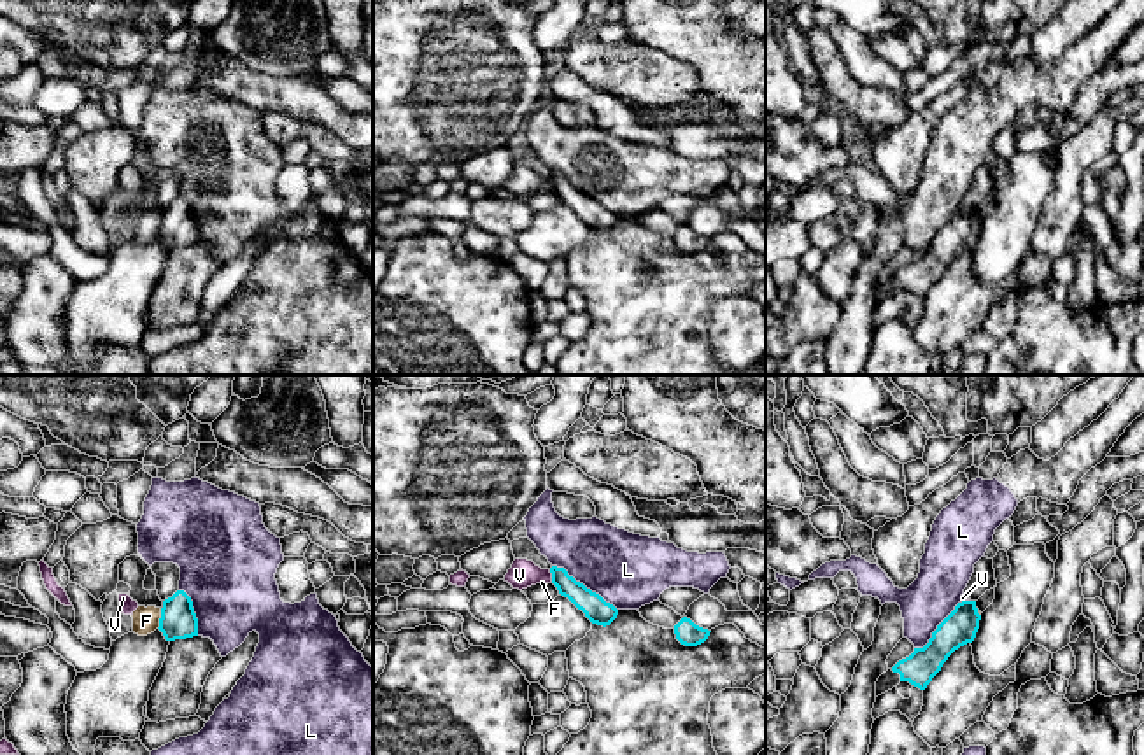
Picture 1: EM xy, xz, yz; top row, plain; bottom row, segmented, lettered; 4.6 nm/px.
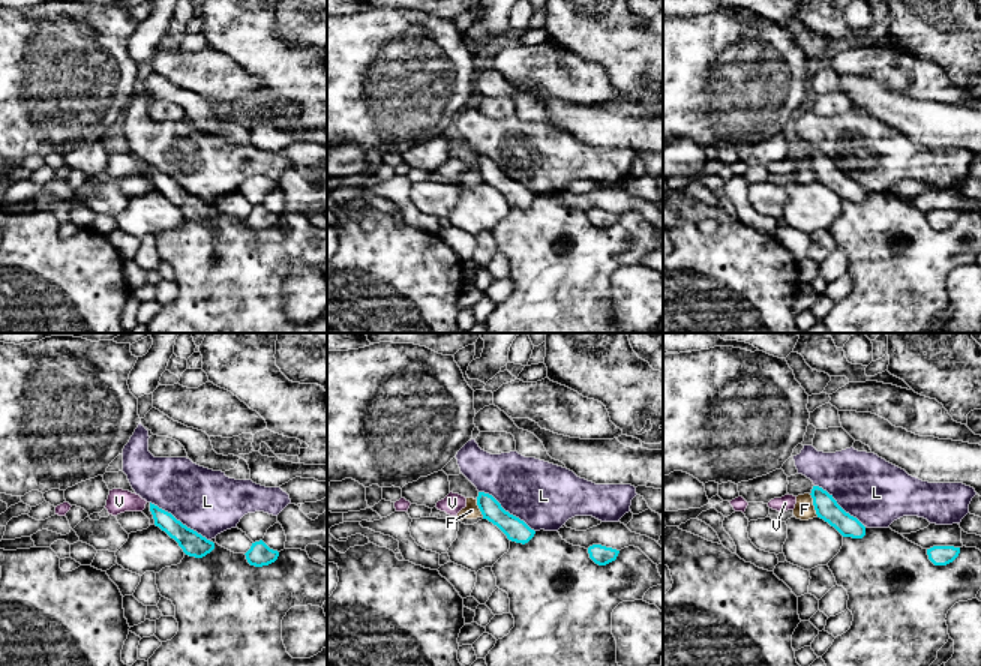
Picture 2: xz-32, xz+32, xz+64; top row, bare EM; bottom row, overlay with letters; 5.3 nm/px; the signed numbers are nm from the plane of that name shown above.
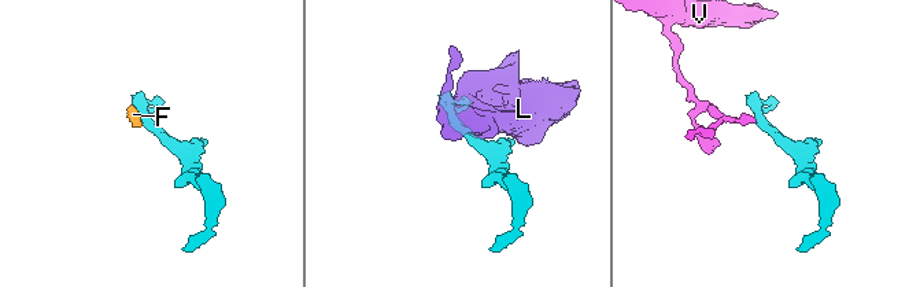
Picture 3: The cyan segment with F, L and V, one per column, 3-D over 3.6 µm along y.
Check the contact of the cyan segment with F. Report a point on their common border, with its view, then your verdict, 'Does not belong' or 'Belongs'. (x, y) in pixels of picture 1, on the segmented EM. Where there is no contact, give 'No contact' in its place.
Touches cyan at xy (160, 619). Does not belong

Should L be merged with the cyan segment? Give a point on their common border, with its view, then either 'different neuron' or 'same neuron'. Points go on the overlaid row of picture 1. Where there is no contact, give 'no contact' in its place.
xz (584, 585) | different neuron

